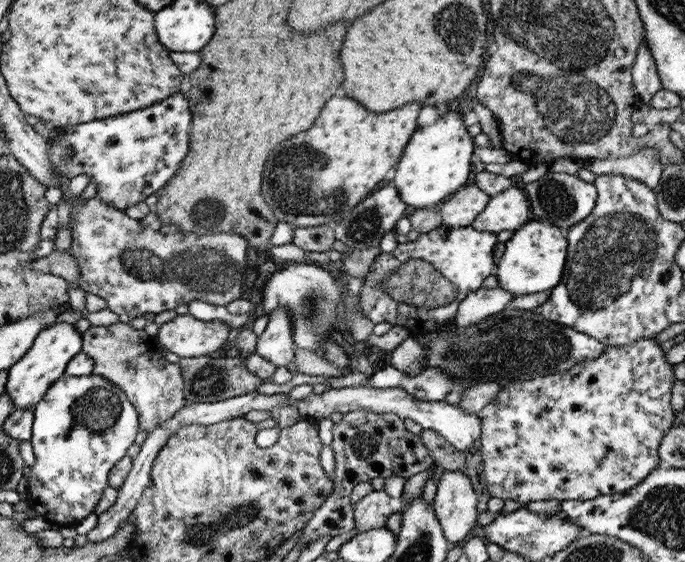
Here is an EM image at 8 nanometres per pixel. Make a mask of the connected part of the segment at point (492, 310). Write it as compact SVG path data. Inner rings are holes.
M500 287L494 289L479 288L467 294L466 298L459 302L454 322L458 327L472 326L493 314L502 312L512 298L513 294Z

